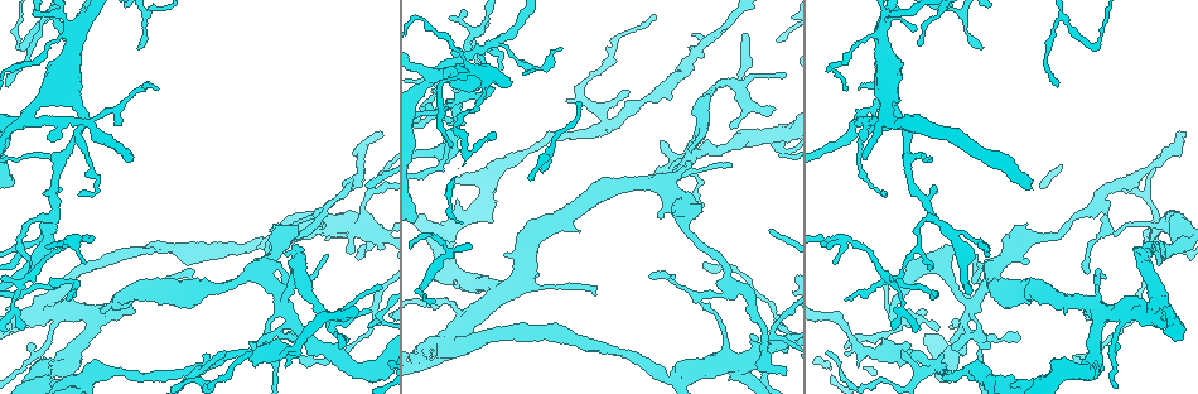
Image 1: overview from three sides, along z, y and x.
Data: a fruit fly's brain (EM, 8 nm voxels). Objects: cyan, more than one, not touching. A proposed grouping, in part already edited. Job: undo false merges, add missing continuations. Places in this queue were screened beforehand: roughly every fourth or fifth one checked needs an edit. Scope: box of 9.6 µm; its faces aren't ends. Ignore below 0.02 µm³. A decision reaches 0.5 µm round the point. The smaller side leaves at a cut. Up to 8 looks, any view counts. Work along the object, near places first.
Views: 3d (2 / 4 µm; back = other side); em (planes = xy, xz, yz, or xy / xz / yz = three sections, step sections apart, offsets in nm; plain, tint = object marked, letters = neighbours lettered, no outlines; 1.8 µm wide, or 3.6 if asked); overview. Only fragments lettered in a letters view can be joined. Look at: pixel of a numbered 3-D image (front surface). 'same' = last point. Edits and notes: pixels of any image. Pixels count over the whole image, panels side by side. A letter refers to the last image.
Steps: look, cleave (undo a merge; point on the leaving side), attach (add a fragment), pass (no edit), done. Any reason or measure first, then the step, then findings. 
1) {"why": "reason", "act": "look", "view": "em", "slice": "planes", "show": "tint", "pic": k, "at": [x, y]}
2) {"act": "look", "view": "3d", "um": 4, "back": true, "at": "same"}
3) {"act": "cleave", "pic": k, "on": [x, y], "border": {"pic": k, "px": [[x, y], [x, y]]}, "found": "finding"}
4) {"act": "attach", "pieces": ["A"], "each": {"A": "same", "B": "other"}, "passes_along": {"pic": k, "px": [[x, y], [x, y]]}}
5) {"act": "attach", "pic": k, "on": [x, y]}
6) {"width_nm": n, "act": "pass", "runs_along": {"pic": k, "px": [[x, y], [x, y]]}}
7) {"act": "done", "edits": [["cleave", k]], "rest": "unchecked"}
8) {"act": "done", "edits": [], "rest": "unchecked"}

{"why": "looks like a crossing", "act": "look", "view": "em", "slice": "xy", "step": 16, "show": "tint", "pic": 1, "at": [684, 161]}

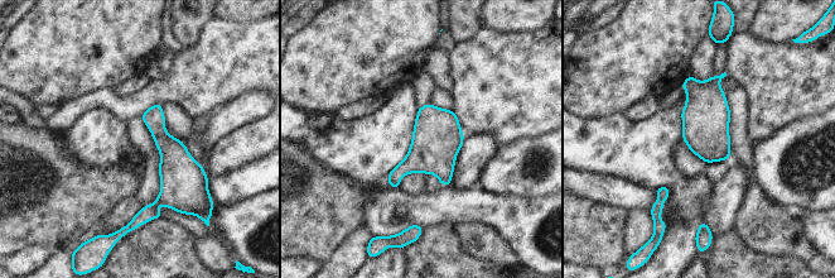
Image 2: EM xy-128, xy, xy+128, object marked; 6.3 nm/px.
{"act": "look", "view": "em", "slice": "planes", "show": "letters", "at": "same"}

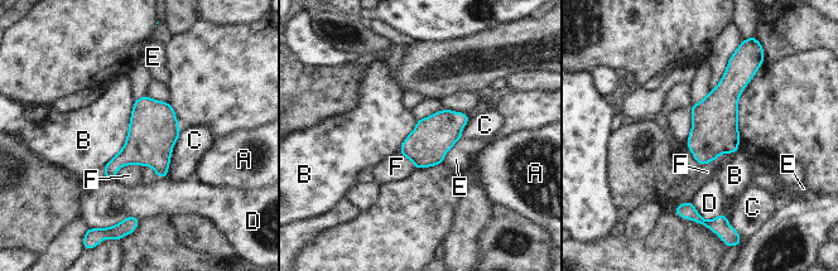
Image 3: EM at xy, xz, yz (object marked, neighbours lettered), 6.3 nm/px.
{"act": "pass", "each": {"A": "other", "B": "other", "C": "other", "D": "other", "E": "other", "F": "other"}, "border": {"pic": 3, "px": [[134, 101], [125, 143], [101, 168]]}, "found": "all the same neuron"}

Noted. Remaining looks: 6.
{"why": "sharp bend", "act": "look", "view": "em", "slice": "yz", "step": 4, "show": "letters", "pic": 1, "at": [883, 114]}

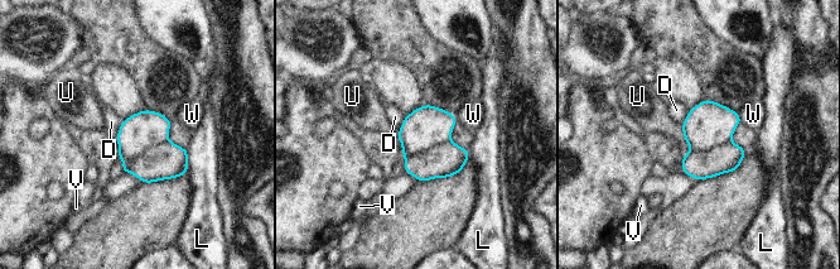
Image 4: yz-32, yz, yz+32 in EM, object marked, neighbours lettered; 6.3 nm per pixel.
{"act": "cleave", "pic": 4, "on": [168, 161], "each": {"D": "other", "L": "other", "U": "other", "V": "other", "W": "other"}, "border": {"pic": 4, "px": [[168, 139], [153, 145], [129, 172]]}, "found": "two neurons meet here"}

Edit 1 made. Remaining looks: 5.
{"why": "redraw", "act": "look", "view": "overview"}

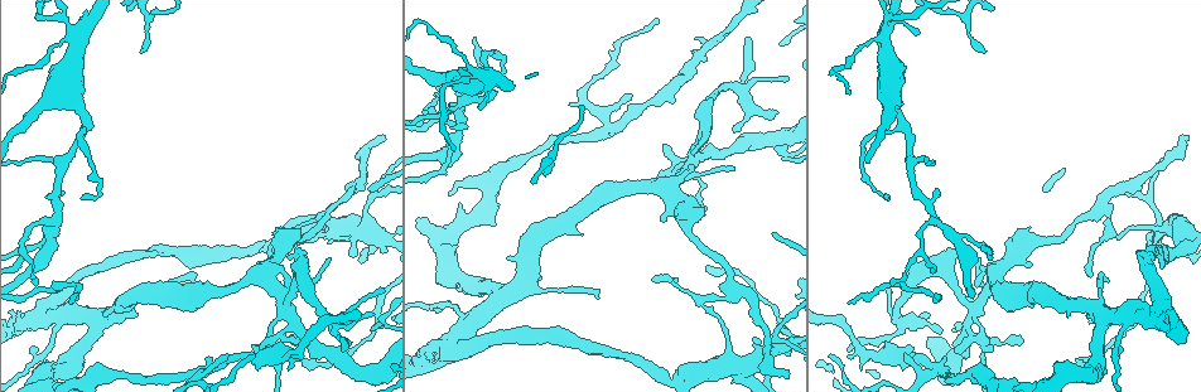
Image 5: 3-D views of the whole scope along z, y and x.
{"why": "three arms meet", "act": "look", "view": "3d", "um": 4, "pic": 5, "at": [936, 220]}

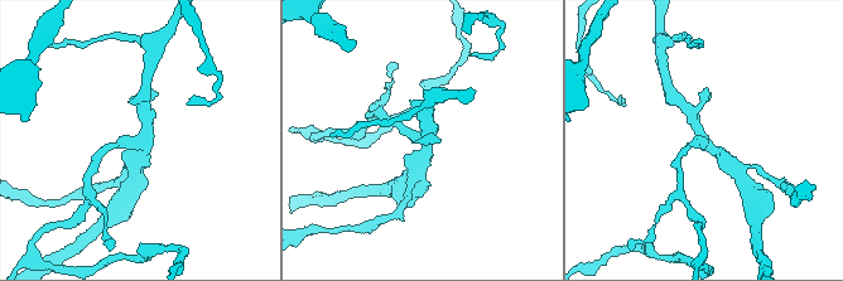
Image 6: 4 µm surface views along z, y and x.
{"why": "shape alone is not enough", "act": "look", "view": "em", "slice": "planes", "show": "letters", "pic": 6, "at": [702, 141]}

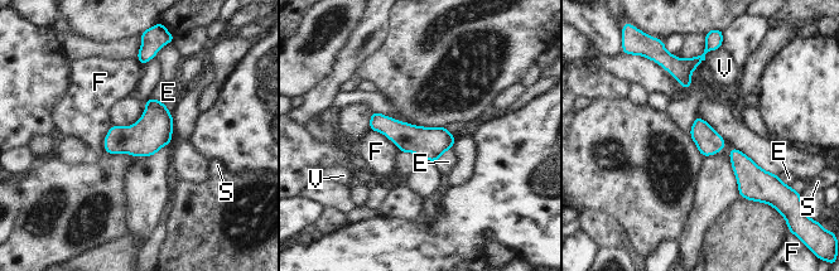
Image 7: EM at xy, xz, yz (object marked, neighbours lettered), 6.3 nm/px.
{"width_nm": 160, "act": "pass", "each": {"E": "other", "F": "other", "S": "other", "V": "other"}, "border": {"pic": 7, "px": [[150, 96], [159, 100], [172, 115]]}, "found": "one neuron here"}

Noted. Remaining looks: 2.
{"act": "done", "edits": [["cleave", 4]], "rest": "unchecked"}

